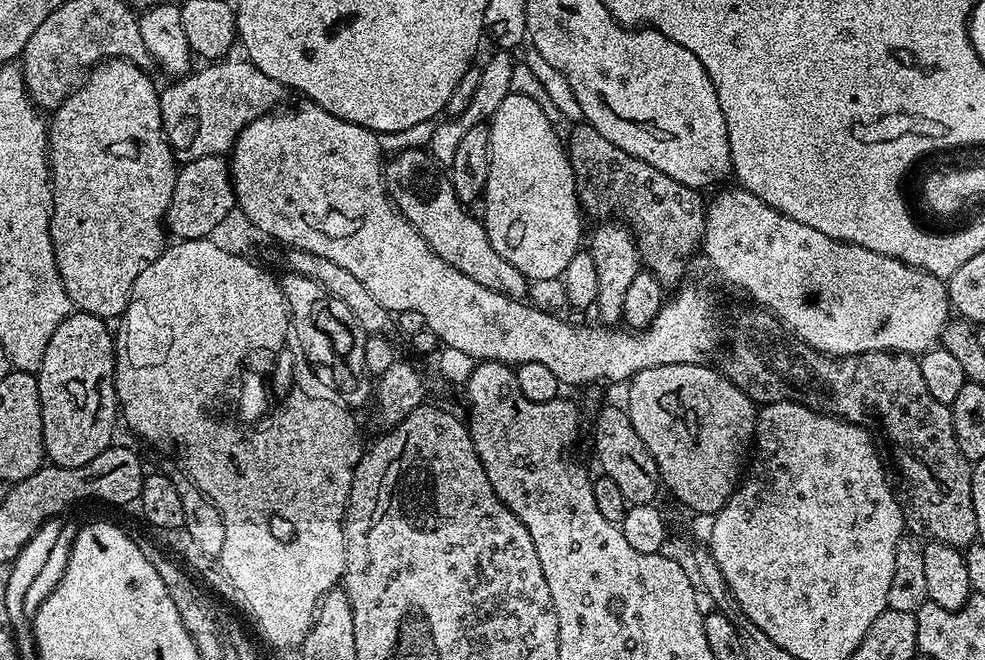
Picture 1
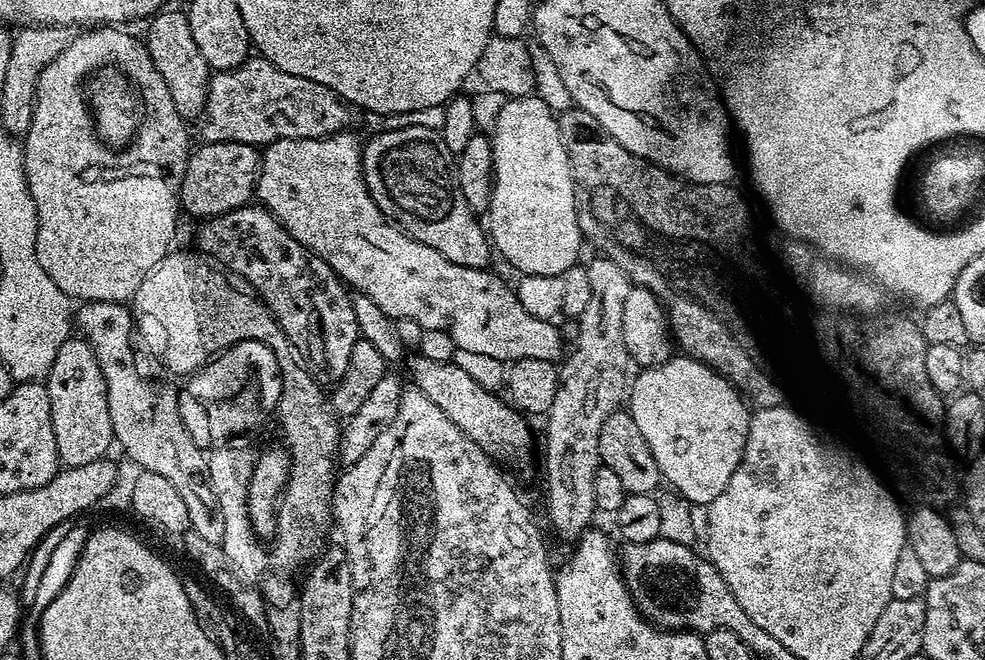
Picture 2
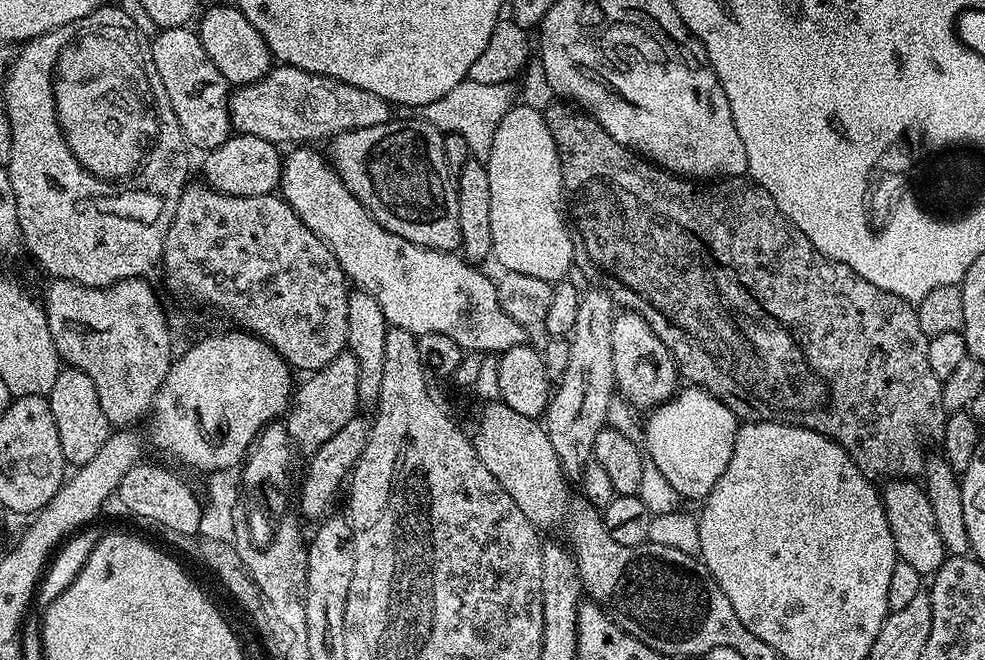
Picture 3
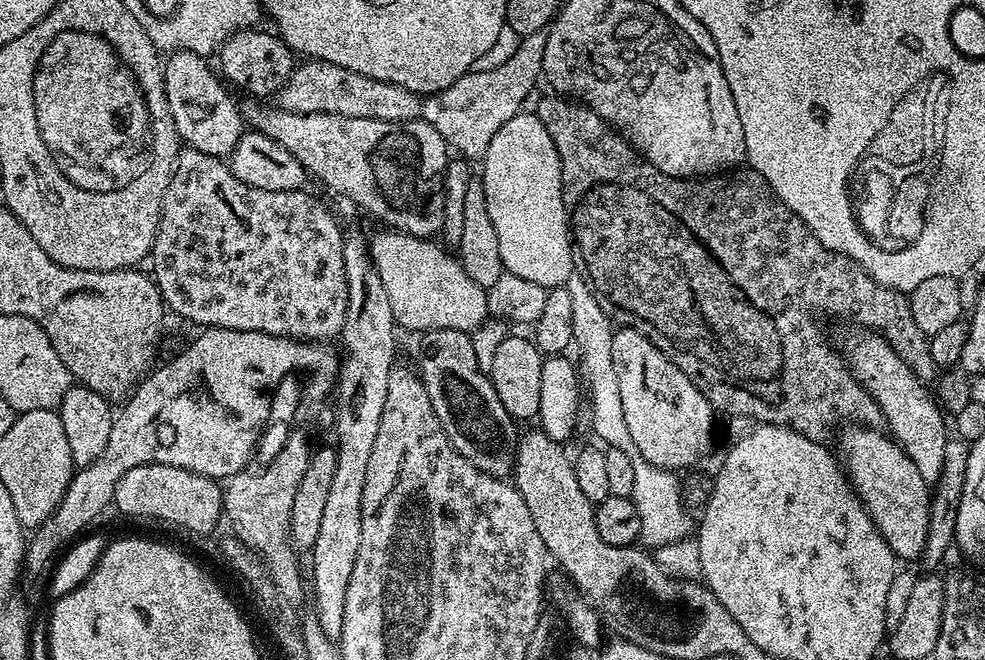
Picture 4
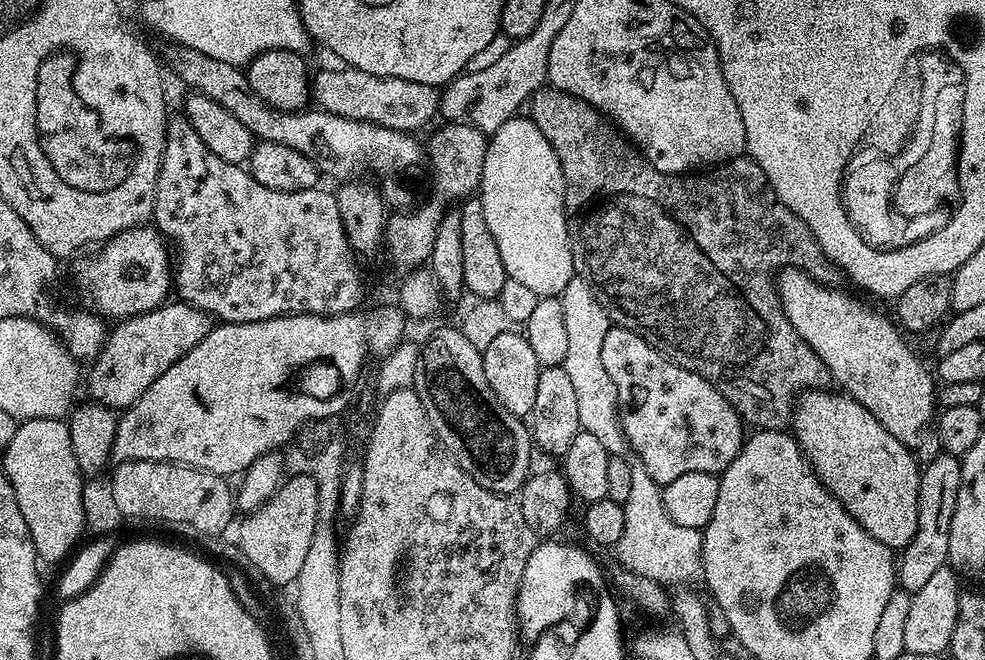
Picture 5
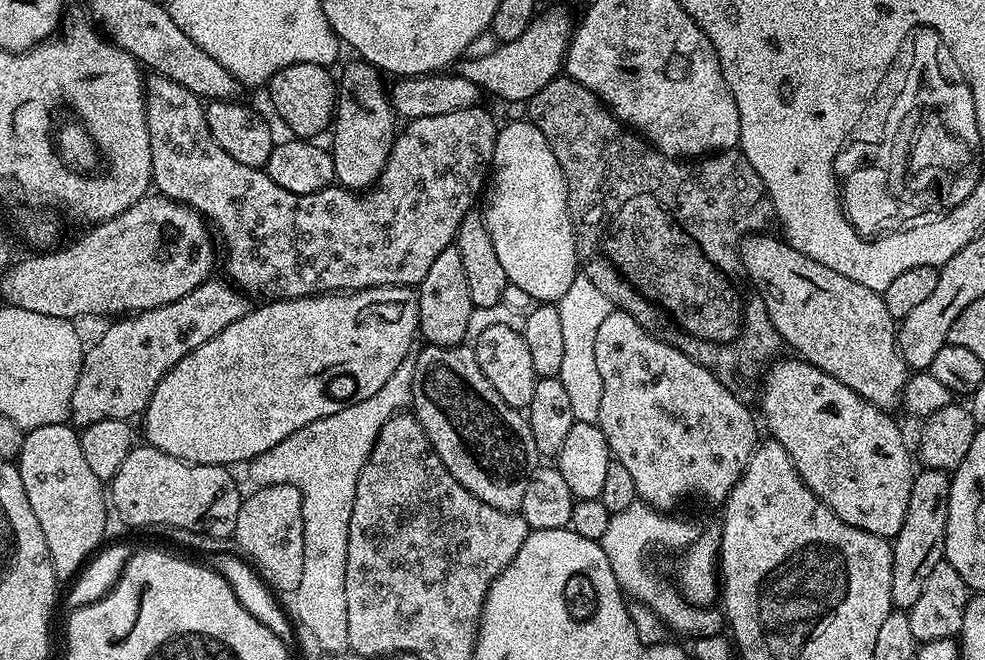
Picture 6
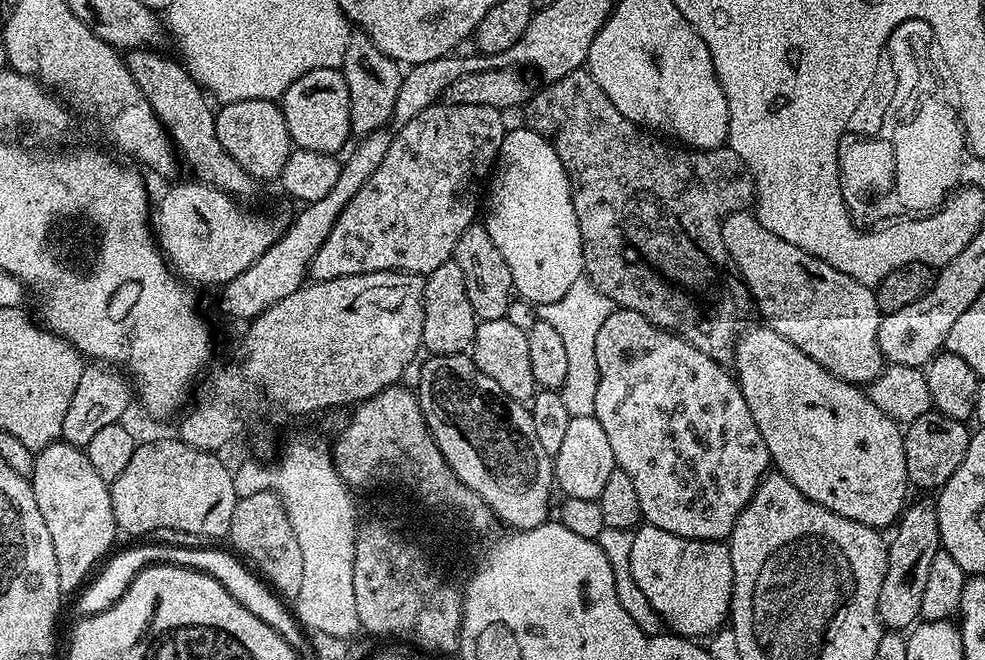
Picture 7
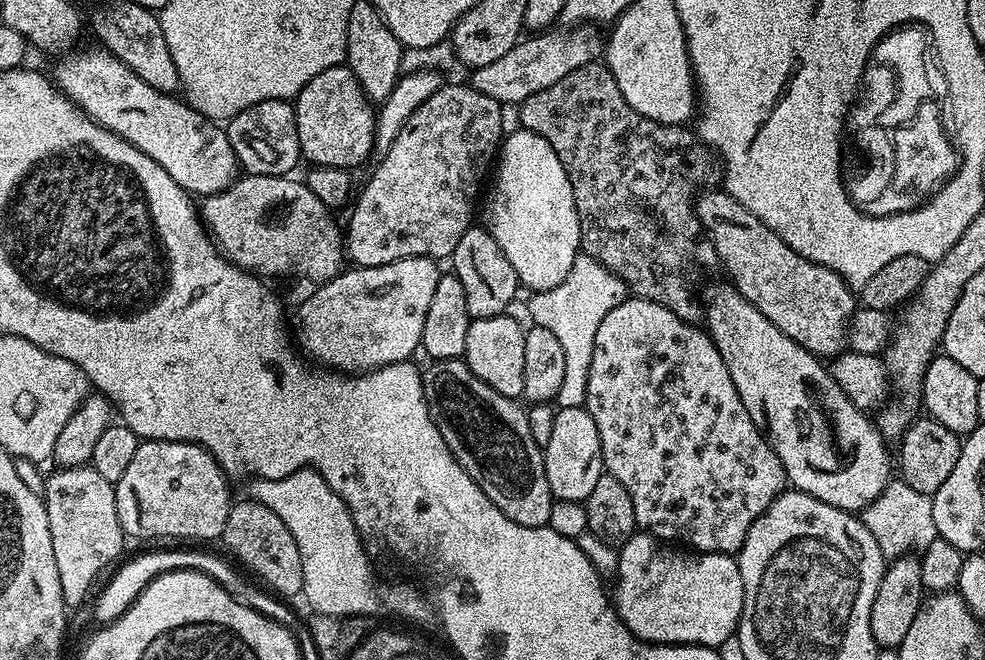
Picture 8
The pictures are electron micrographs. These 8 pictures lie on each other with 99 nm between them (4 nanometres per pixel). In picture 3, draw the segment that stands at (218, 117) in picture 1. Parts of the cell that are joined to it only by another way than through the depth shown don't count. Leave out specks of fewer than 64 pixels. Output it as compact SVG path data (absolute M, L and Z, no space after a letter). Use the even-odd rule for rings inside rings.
M273 67L253 84L241 84L228 97L228 113L233 129L258 138L266 138L277 146L293 142L316 142L340 132L366 126L382 126L393 119L394 108L388 101L360 90L341 80L307 72L301 68Z

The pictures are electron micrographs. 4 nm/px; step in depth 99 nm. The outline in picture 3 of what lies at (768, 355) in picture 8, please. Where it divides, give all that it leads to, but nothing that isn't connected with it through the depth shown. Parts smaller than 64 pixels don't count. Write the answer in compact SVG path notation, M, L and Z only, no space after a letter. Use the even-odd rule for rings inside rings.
M912 478L889 479L883 485L882 499L886 522L896 543L897 557L914 566L914 570L918 570L921 577L928 578L942 566L946 553L942 534L938 534L938 522L934 522L934 510L930 507L928 493L916 483Z

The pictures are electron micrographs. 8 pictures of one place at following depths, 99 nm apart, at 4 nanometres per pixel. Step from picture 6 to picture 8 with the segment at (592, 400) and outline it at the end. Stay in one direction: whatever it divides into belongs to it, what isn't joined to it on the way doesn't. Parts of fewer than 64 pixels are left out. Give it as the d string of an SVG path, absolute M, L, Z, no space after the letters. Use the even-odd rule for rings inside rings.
M577 255L570 274L562 278L558 286L545 292L533 292L527 298L531 323L538 328L550 330L562 346L566 361L566 375L555 398L562 408L583 408L586 398L586 378L590 370L590 358L594 350L594 334L602 326L602 318L614 310L621 302L629 299L630 293L624 281L619 280L610 270L606 270L594 258Z

